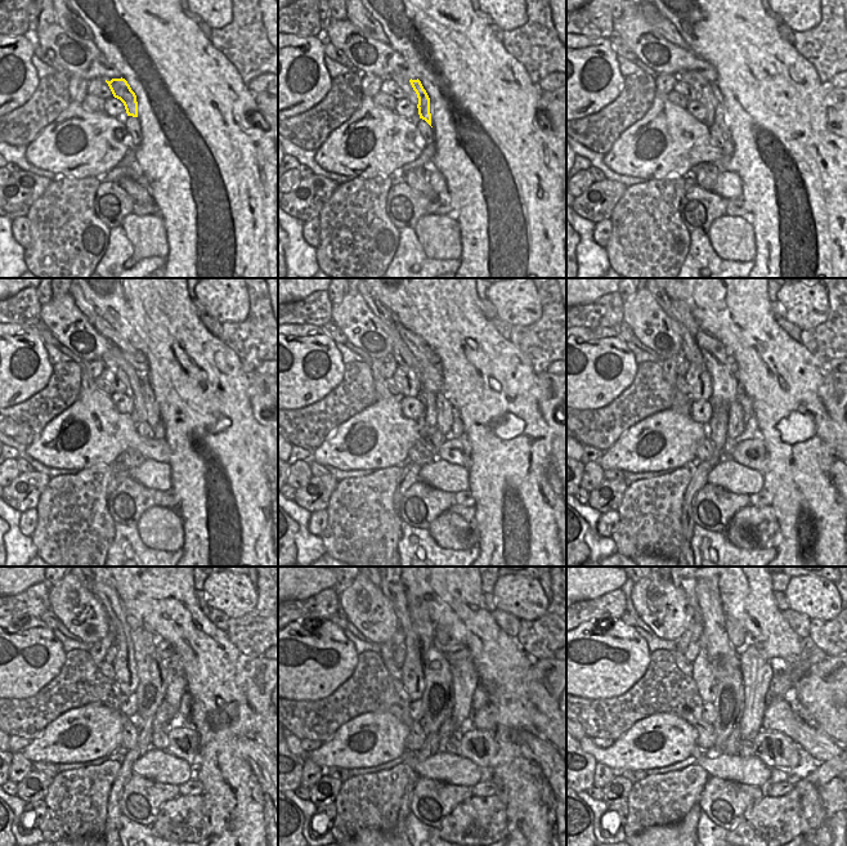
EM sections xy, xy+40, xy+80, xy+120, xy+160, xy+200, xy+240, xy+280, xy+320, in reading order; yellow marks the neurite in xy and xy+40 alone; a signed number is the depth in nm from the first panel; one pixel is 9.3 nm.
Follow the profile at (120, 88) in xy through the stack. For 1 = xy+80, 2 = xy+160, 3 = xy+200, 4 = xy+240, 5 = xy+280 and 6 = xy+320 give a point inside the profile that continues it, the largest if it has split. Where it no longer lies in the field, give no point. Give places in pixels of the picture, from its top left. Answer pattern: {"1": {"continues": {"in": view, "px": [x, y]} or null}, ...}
{"1": {"continues": {"in": "xy+80", "px": [718, 115]}}, "2": {"continues": {"in": "xy+160", "px": [444, 416]}}, "3": {"continues": {"in": "xy+200", "px": [735, 417]}}, "4": {"continues": {"in": "xy+240", "px": [160, 720]}}, "5": {"continues": {"in": "xy+280", "px": [447, 729]}}, "6": {"continues": {"in": "xy+320", "px": [731, 746]}}}

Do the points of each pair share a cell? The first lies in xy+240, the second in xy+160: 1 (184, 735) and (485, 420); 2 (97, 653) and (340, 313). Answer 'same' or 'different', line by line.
1: different
2: different

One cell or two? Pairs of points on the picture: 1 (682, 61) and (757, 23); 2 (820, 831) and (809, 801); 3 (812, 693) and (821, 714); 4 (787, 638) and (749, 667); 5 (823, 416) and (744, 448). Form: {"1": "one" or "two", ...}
{"1": "two", "2": "one", "3": "one", "4": "two", "5": "two"}

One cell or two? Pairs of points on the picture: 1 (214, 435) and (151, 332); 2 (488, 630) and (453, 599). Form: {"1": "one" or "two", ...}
{"1": "one", "2": "one"}

